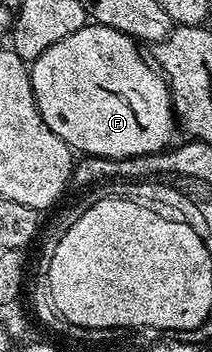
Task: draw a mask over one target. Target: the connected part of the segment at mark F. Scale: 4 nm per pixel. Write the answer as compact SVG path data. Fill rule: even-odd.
M88 22L84 28L77 30L77 34L61 38L57 46L49 46L45 54L30 61L29 71L37 110L45 126L49 126L49 130L53 130L53 134L57 134L57 138L61 138L76 153L124 160L130 156L152 156L172 143L171 135L177 132L177 121L171 108L171 89L149 60L147 65L139 48L136 40L121 34L121 30Z

